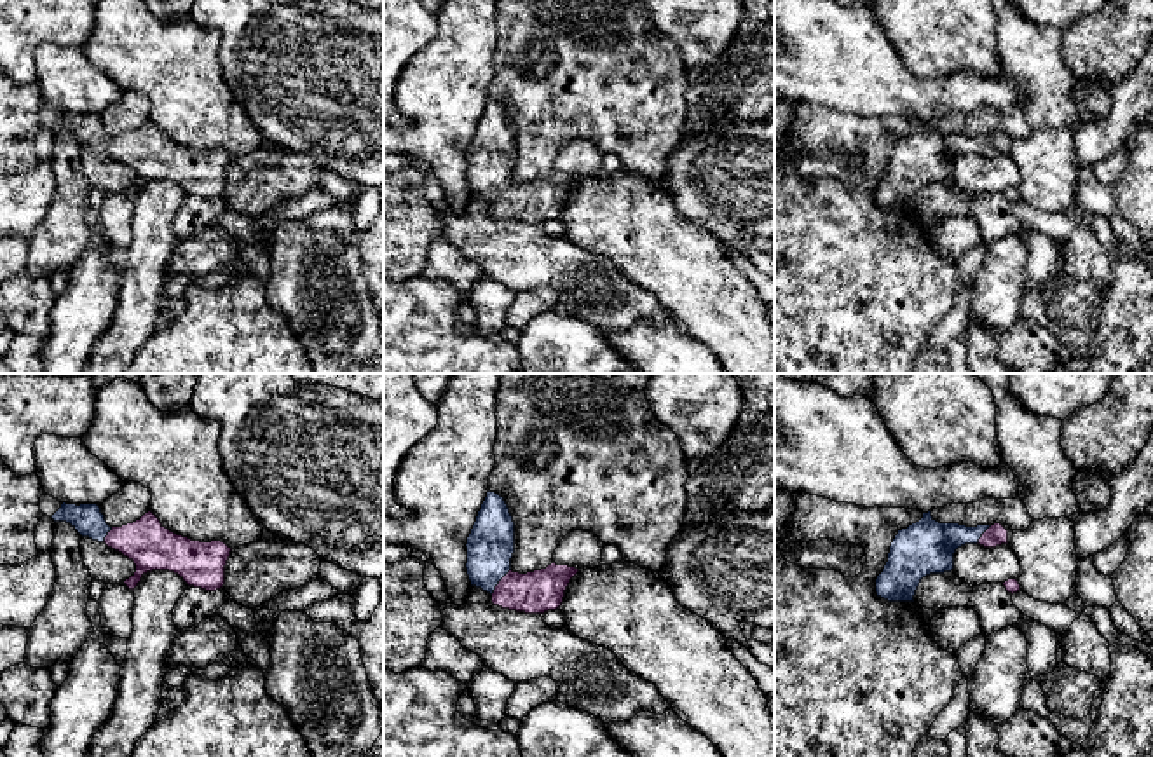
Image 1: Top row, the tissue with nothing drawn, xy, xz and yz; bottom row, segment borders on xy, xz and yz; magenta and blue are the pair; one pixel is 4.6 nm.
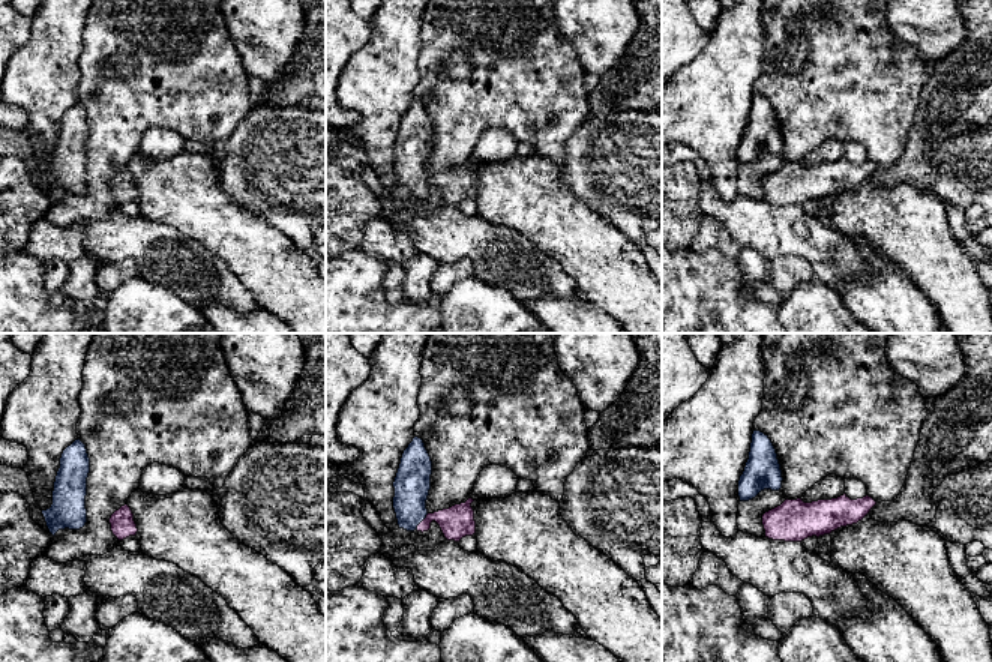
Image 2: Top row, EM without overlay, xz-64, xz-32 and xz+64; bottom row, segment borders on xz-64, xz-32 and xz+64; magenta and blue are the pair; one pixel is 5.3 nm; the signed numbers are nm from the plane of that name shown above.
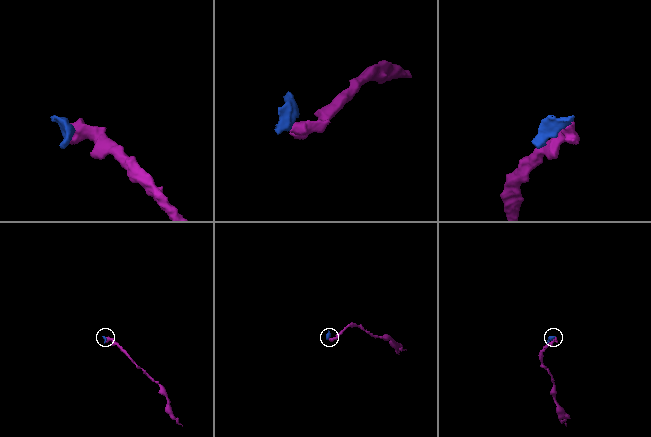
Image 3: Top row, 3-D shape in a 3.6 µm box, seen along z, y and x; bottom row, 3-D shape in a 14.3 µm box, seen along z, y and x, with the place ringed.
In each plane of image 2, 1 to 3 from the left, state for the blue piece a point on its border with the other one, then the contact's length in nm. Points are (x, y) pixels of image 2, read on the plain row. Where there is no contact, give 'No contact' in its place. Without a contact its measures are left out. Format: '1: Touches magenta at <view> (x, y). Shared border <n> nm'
1: No contact
2: Touches magenta at xz-32 (422, 185). Shared border 110 nm
3: No contact

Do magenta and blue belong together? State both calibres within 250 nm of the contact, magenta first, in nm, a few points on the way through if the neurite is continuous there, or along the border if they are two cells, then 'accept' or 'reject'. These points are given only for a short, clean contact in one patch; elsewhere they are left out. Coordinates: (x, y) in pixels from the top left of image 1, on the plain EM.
200 nm thick on the magenta side, 220 nm on the other; runs through xz (538, 201), (515, 201), (499, 190), (491, 180), (491, 154); accept

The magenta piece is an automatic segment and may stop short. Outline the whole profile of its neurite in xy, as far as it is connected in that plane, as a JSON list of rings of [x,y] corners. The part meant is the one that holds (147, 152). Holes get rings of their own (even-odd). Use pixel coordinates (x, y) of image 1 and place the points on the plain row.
[[[45,101],[40,120],[54,131],[70,133],[82,147],[105,152],[134,171],[136,181],[124,190],[134,201],[147,181],[169,180],[188,195],[216,201],[225,194],[225,174],[232,157],[222,150],[201,152],[166,138],[152,122],[140,129],[110,136],[98,113],[66,113]]]

